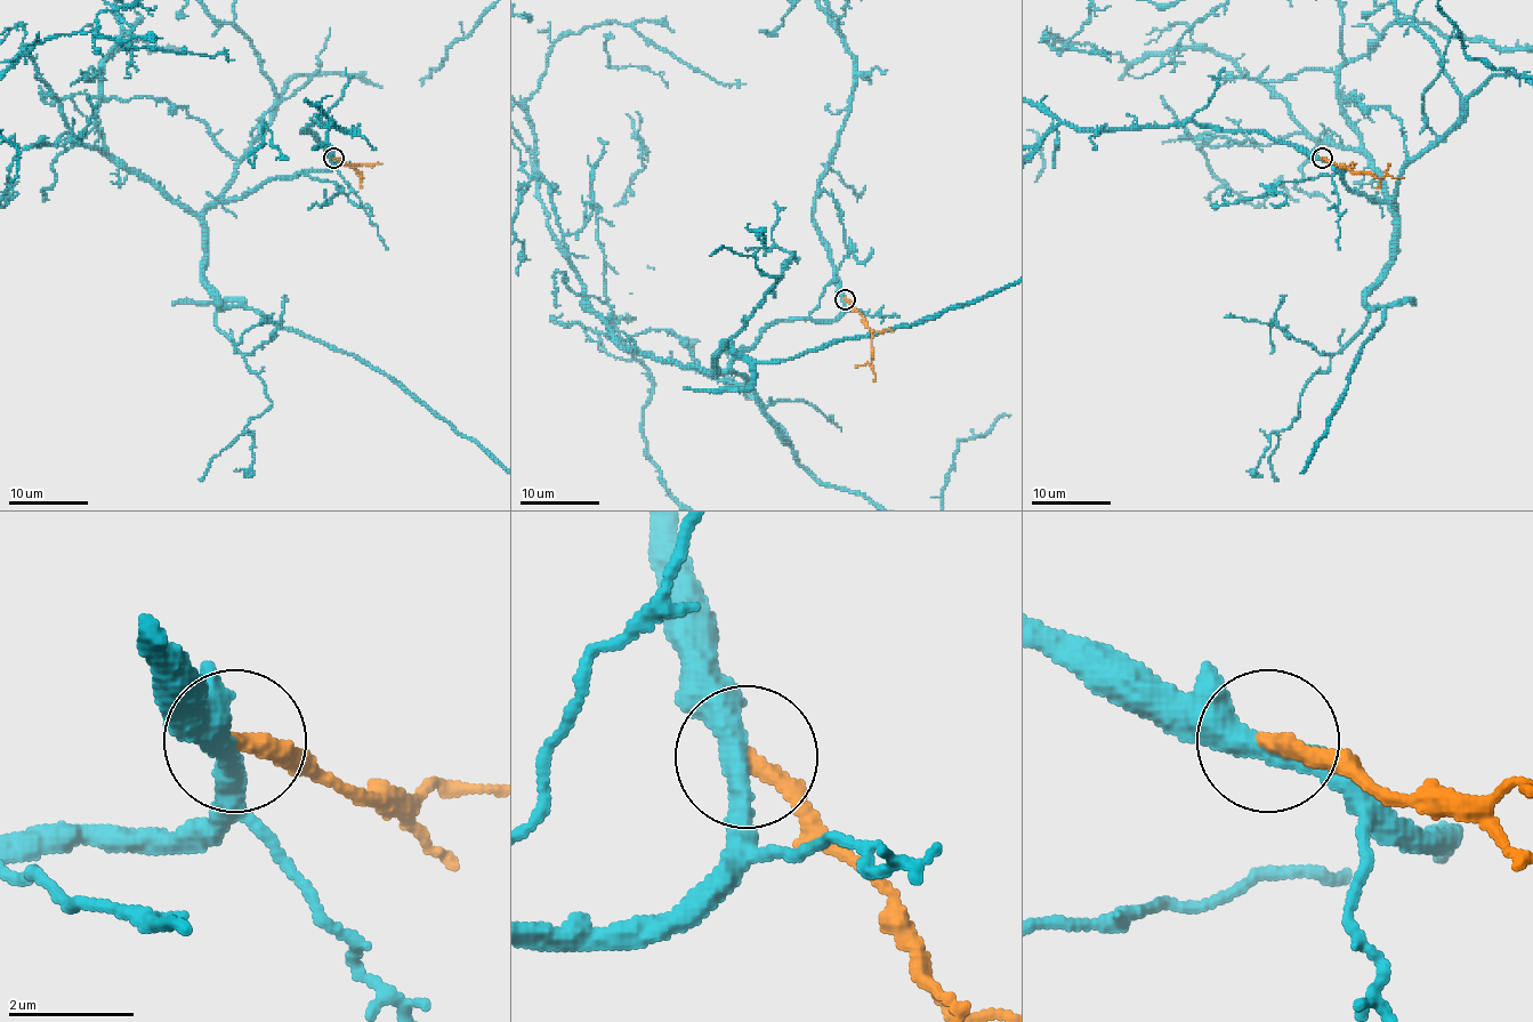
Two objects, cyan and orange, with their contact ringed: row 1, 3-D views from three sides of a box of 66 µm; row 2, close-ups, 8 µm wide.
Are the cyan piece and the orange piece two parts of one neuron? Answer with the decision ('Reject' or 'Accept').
Reject

